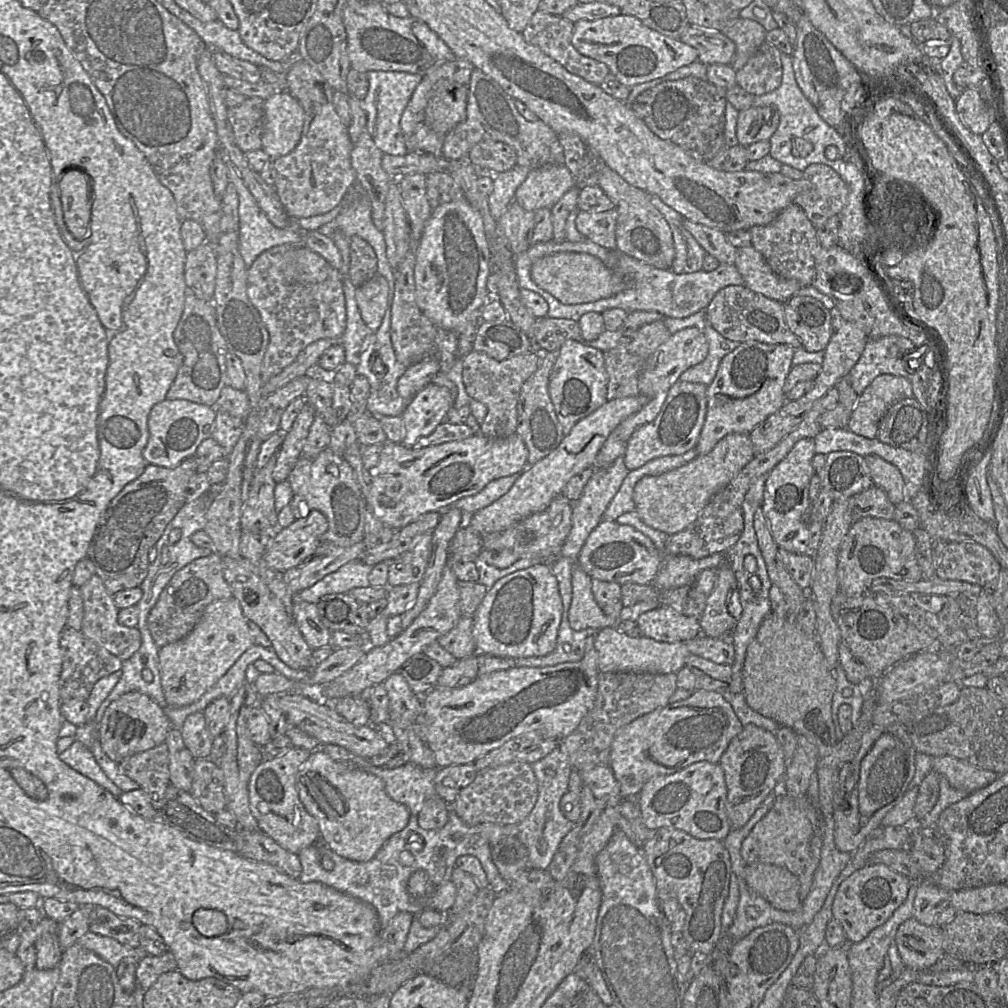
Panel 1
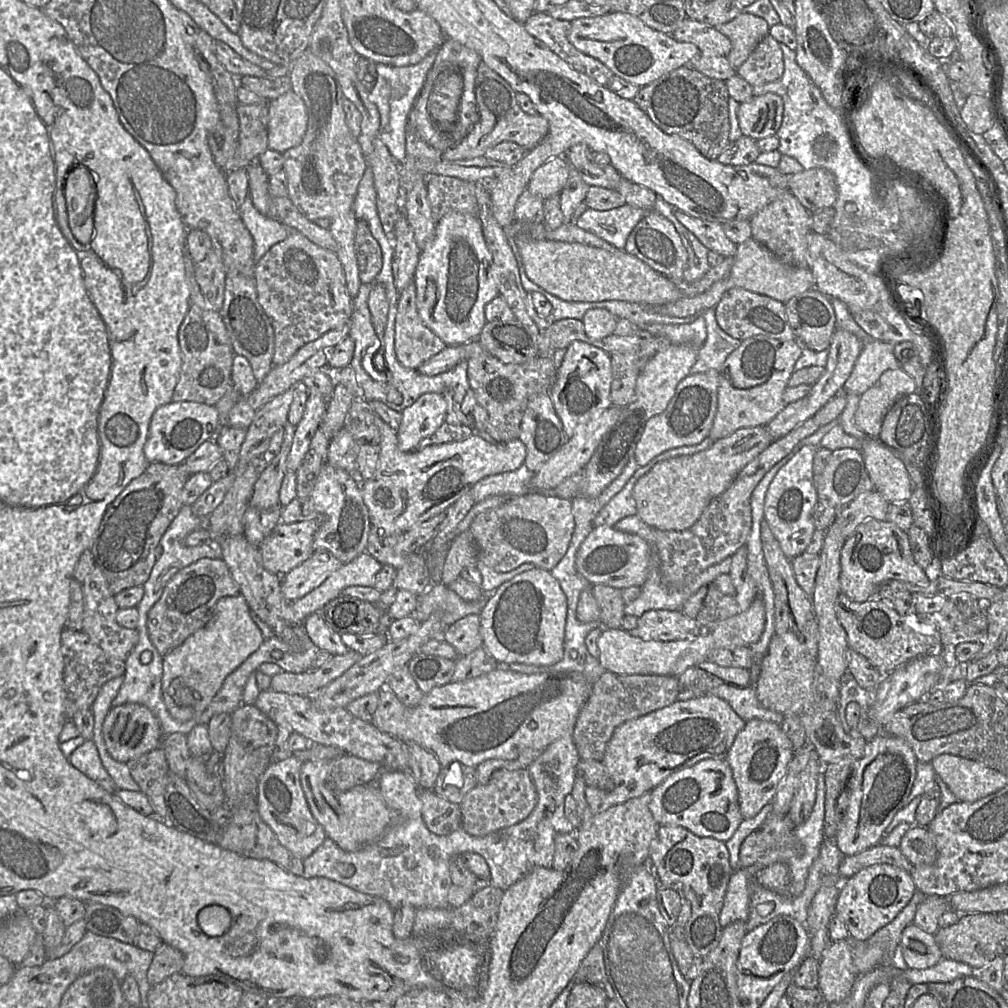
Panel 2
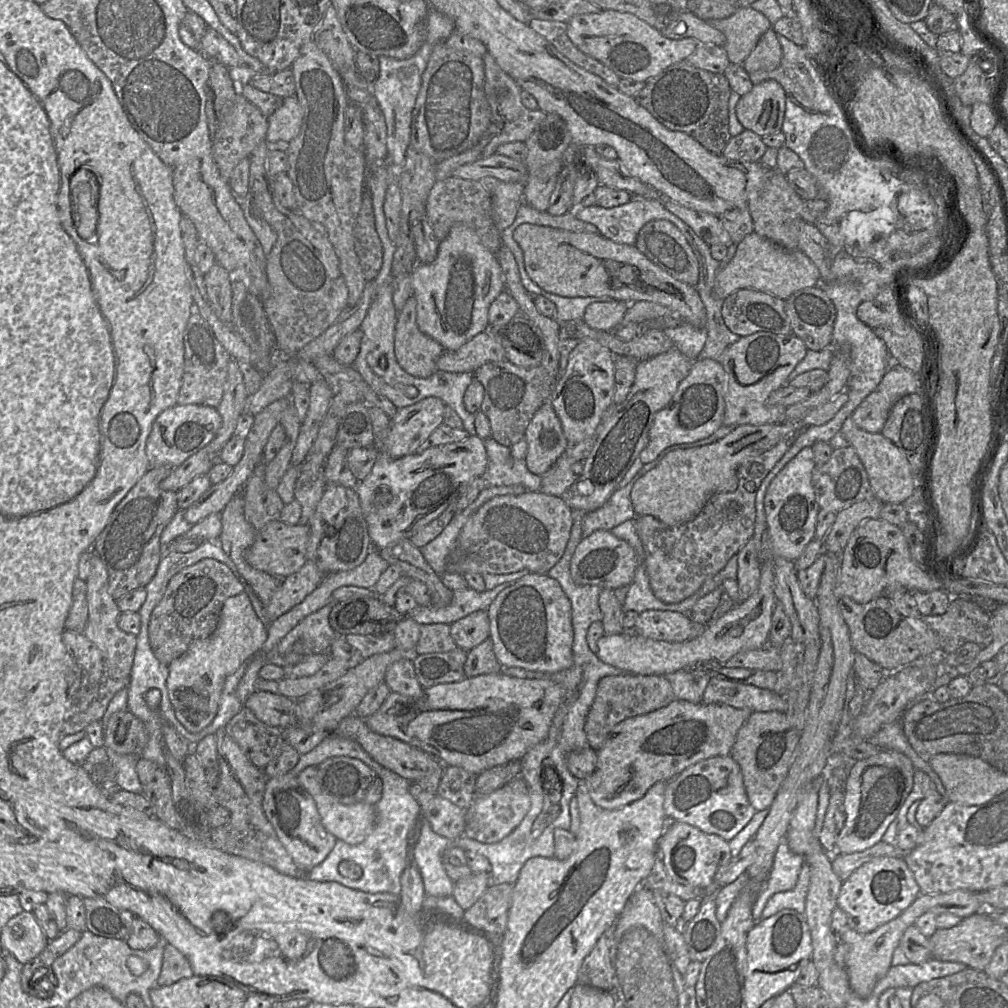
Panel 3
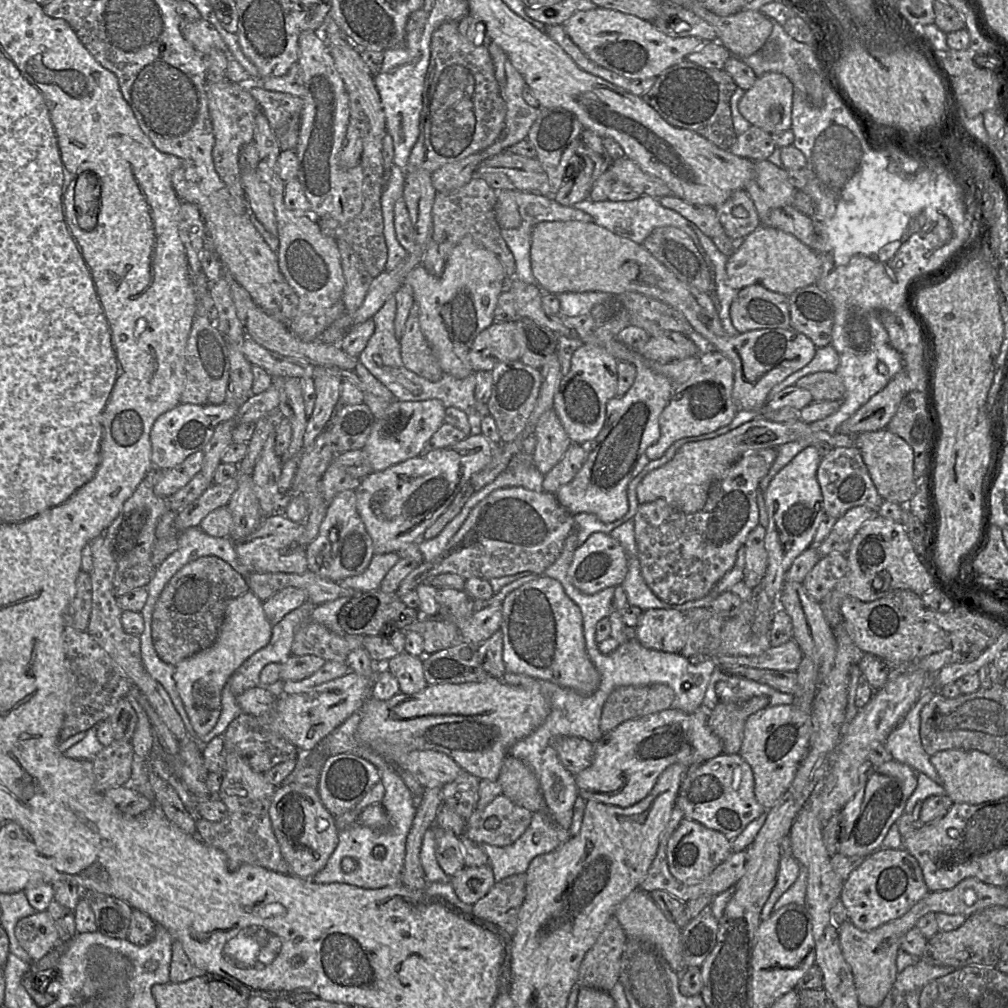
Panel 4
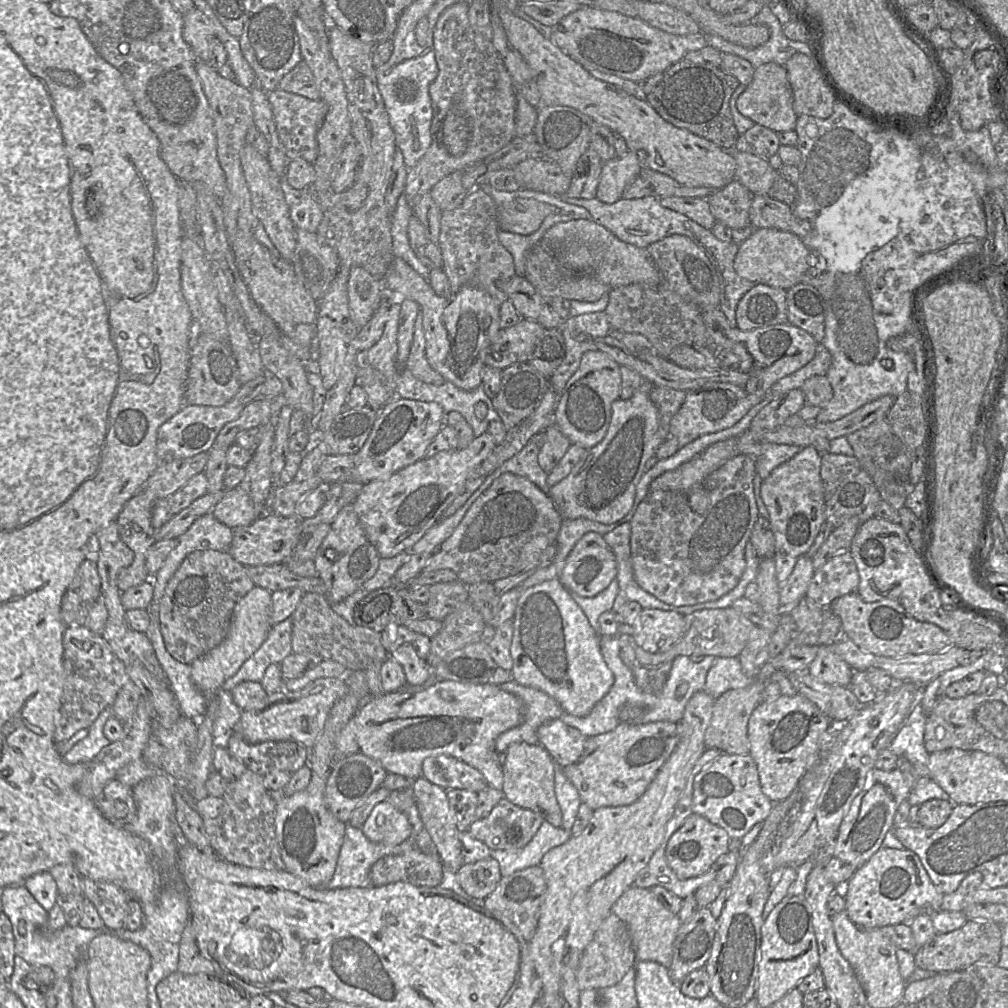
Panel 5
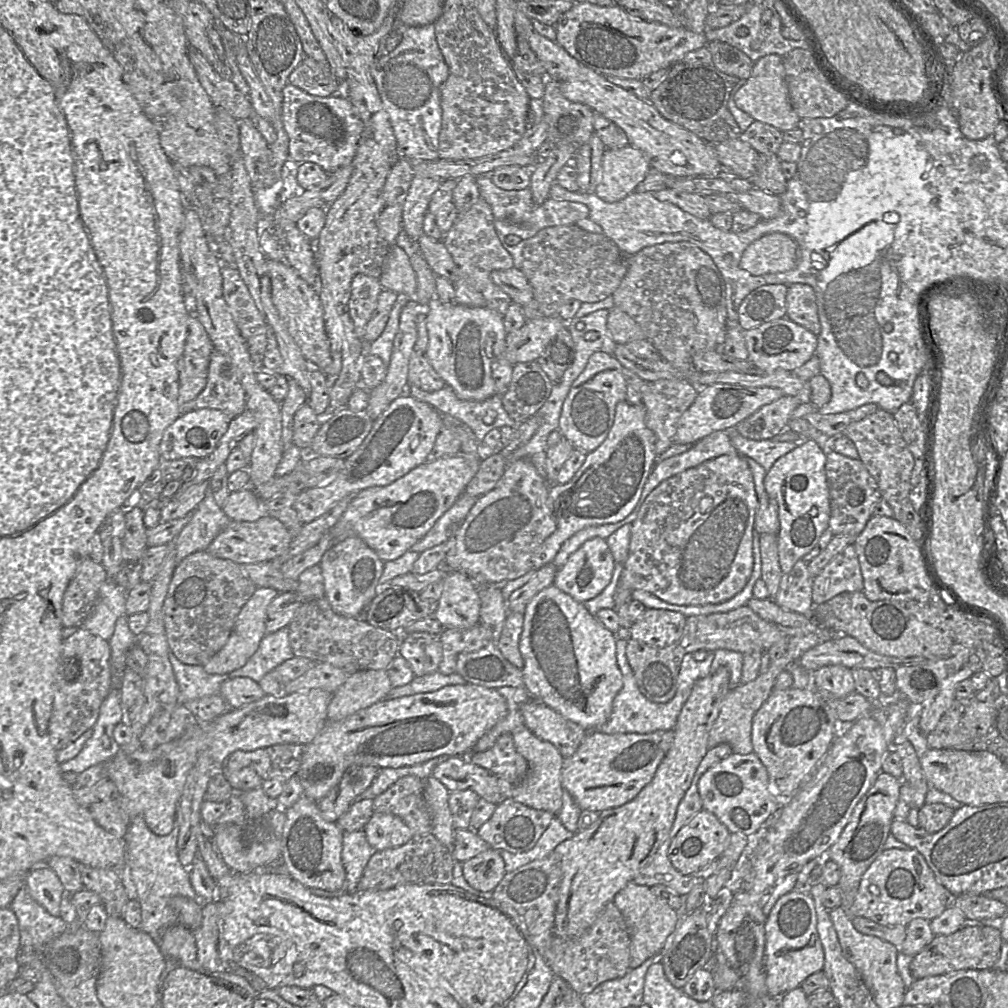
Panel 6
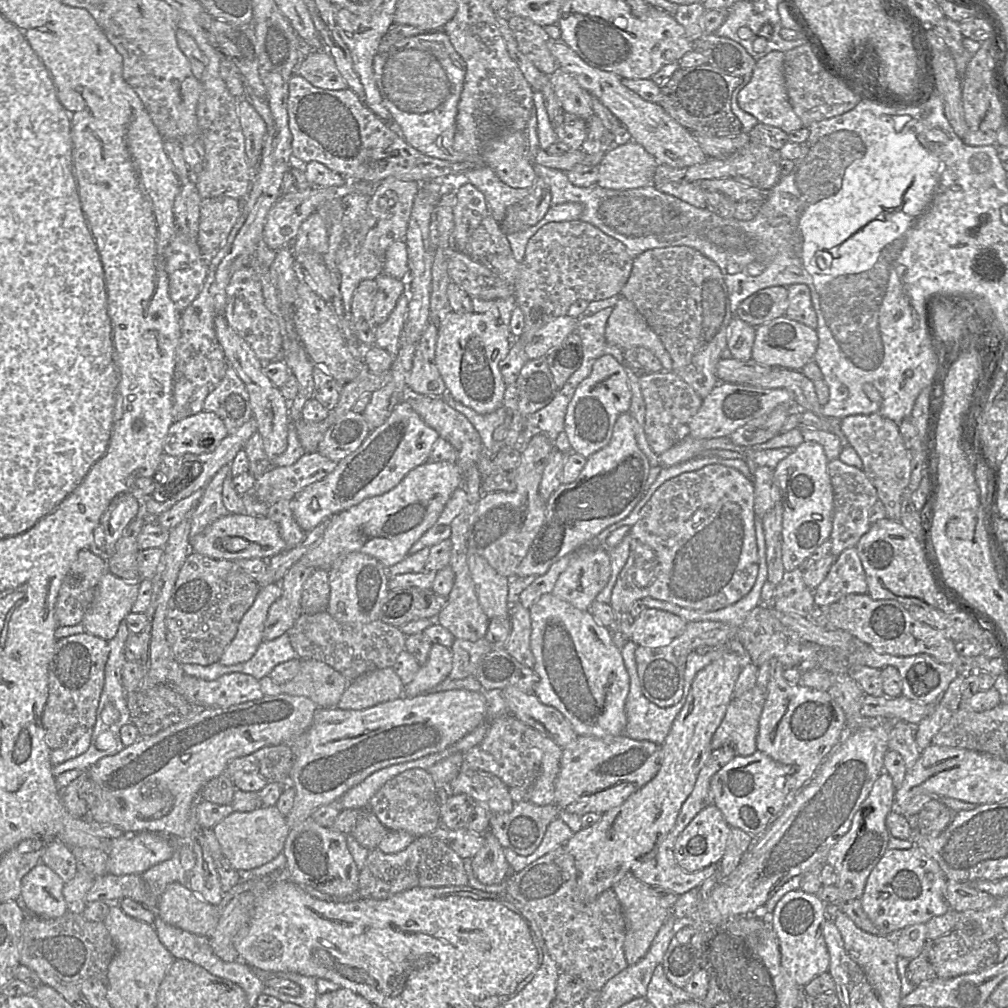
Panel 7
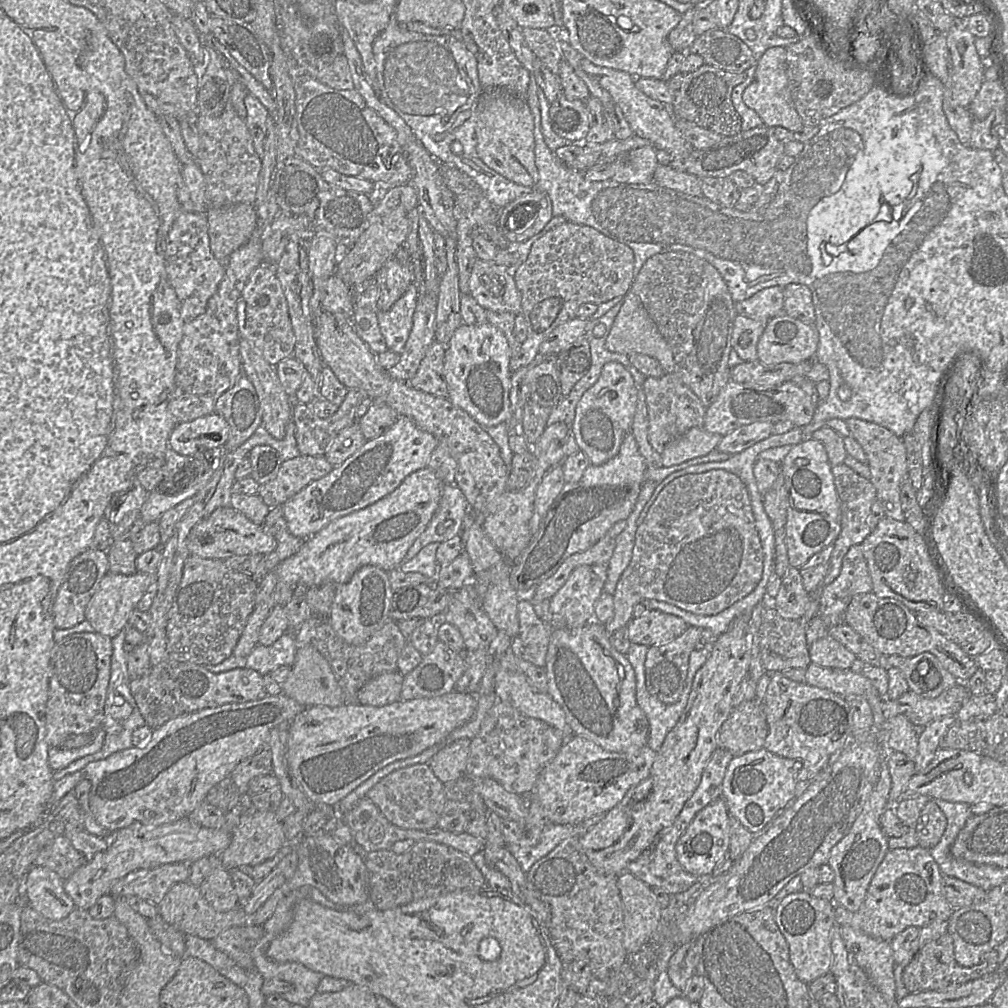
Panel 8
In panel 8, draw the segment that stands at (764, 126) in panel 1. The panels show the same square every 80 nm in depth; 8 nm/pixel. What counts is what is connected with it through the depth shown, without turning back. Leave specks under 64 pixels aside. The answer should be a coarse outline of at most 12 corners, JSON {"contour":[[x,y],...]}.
{"contour":[[786,48],[757,61],[742,99],[768,127],[804,126],[790,96]]}

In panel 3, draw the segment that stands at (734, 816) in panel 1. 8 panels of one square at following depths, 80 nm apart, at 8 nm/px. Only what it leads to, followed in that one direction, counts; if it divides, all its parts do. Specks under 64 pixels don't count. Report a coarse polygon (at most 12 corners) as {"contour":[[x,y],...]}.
{"contour":[[753,712],[730,755],[748,800],[769,809],[800,734],[785,713]]}

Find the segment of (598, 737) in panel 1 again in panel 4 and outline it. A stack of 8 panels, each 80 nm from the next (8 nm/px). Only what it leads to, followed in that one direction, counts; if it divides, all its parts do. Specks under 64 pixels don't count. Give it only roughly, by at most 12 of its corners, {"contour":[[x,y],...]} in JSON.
{"contour":[[666,684],[617,687],[603,706],[600,730],[666,710]]}

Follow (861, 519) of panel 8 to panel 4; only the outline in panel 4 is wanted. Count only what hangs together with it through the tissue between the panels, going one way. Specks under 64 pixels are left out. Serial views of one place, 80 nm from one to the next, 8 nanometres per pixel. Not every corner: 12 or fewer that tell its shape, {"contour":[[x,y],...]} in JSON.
{"contour":[[835,447],[817,480],[835,519],[883,502],[860,450]]}

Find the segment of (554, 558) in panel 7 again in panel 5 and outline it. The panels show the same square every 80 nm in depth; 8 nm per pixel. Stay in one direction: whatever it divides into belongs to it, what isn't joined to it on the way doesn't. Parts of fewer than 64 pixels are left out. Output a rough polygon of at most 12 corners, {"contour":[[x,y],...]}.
{"contour":[[643,380],[611,405],[605,437],[550,488],[564,520],[632,509],[663,443]]}

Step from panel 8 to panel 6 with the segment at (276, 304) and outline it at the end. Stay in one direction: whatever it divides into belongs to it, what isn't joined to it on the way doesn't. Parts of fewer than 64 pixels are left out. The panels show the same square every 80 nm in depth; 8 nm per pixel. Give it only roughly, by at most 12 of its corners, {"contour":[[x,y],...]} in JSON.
{"contour":[[222,265],[223,298],[250,353],[267,329],[234,265]]}

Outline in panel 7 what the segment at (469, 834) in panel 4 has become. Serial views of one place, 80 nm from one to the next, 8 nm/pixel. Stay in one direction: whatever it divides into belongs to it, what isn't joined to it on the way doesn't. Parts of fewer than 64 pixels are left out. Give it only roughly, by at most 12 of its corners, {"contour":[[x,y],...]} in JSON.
{"contour":[[516,801],[492,813],[489,831],[527,856],[558,817],[554,805]]}

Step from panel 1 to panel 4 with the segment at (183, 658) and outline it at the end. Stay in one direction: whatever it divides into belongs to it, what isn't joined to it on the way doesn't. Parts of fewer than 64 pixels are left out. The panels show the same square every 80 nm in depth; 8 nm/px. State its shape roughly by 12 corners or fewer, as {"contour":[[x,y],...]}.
{"contour":[[248,590],[215,643],[175,666],[198,741],[217,723],[224,685],[268,644],[272,625]]}

